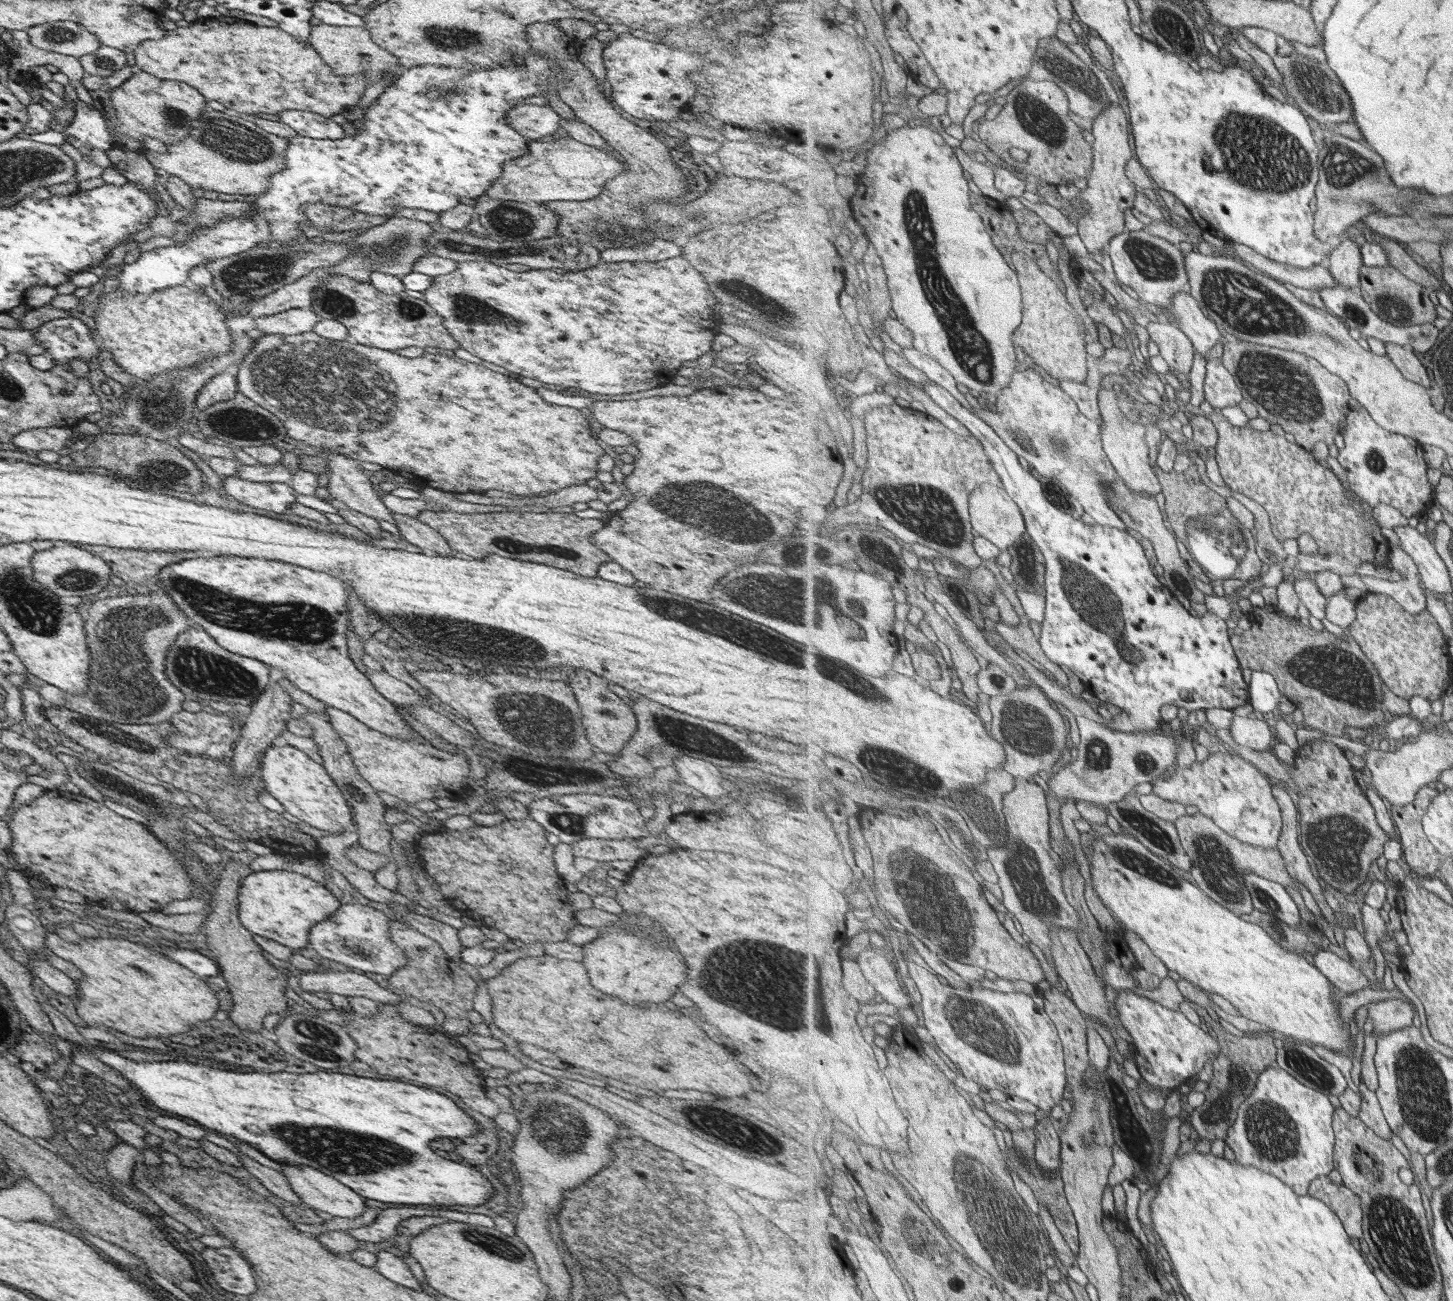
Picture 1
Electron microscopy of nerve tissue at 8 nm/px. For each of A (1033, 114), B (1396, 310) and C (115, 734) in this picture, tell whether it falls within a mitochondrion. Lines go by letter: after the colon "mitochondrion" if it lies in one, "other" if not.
A: mitochondrion
B: mitochondrion
C: mitochondrion

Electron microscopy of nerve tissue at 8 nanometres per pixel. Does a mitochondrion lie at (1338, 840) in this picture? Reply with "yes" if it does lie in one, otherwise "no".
yes

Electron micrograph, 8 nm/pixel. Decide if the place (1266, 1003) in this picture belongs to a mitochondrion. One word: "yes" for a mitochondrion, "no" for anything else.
no

